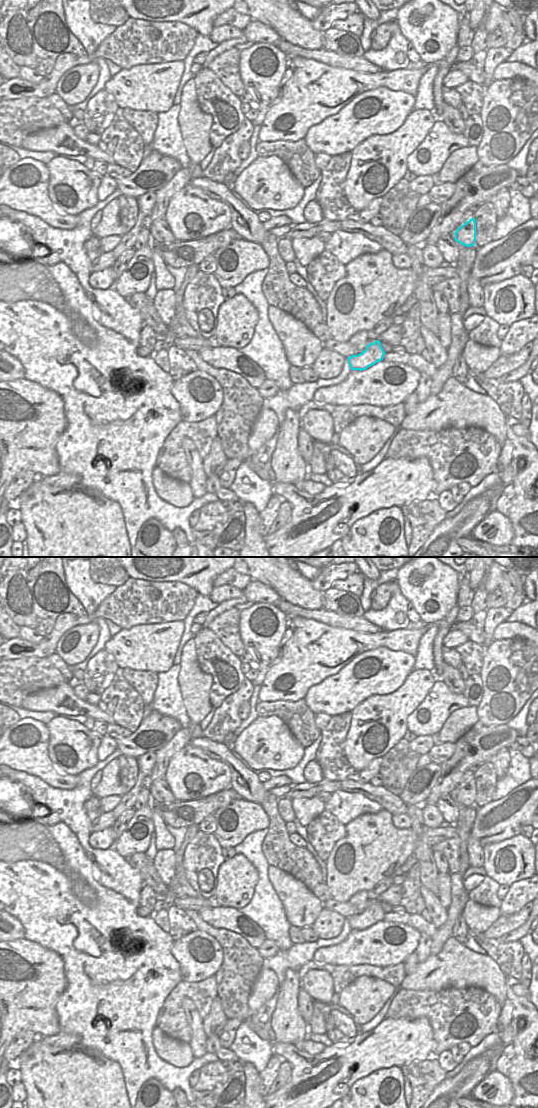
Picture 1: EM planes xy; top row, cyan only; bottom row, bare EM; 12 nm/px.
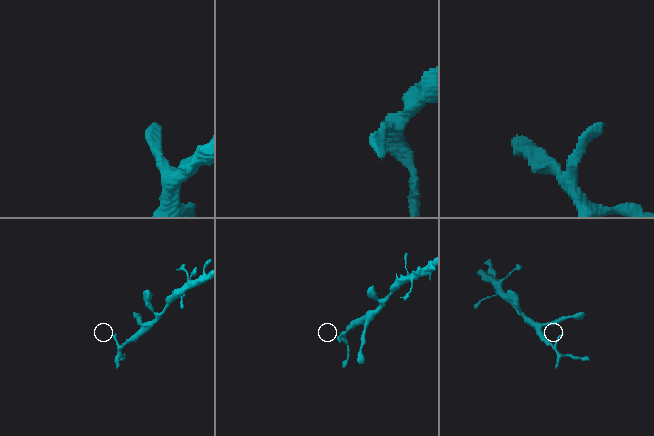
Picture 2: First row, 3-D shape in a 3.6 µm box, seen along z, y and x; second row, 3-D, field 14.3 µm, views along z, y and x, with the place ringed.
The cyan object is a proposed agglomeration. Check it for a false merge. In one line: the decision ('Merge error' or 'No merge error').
No merge error.

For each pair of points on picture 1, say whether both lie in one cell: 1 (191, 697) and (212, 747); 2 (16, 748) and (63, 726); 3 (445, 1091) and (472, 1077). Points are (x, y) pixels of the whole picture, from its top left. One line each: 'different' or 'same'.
1: different
2: different
3: same

